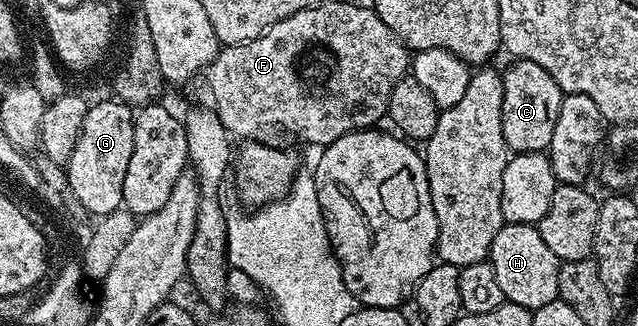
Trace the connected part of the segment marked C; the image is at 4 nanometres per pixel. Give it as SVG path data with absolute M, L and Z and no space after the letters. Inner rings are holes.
M513 59L508 69L503 69L504 97L502 98L502 134L506 138L509 153L544 152L554 138L554 122L558 122L558 110L562 110L565 93L561 92L558 82L538 66L538 62Z

